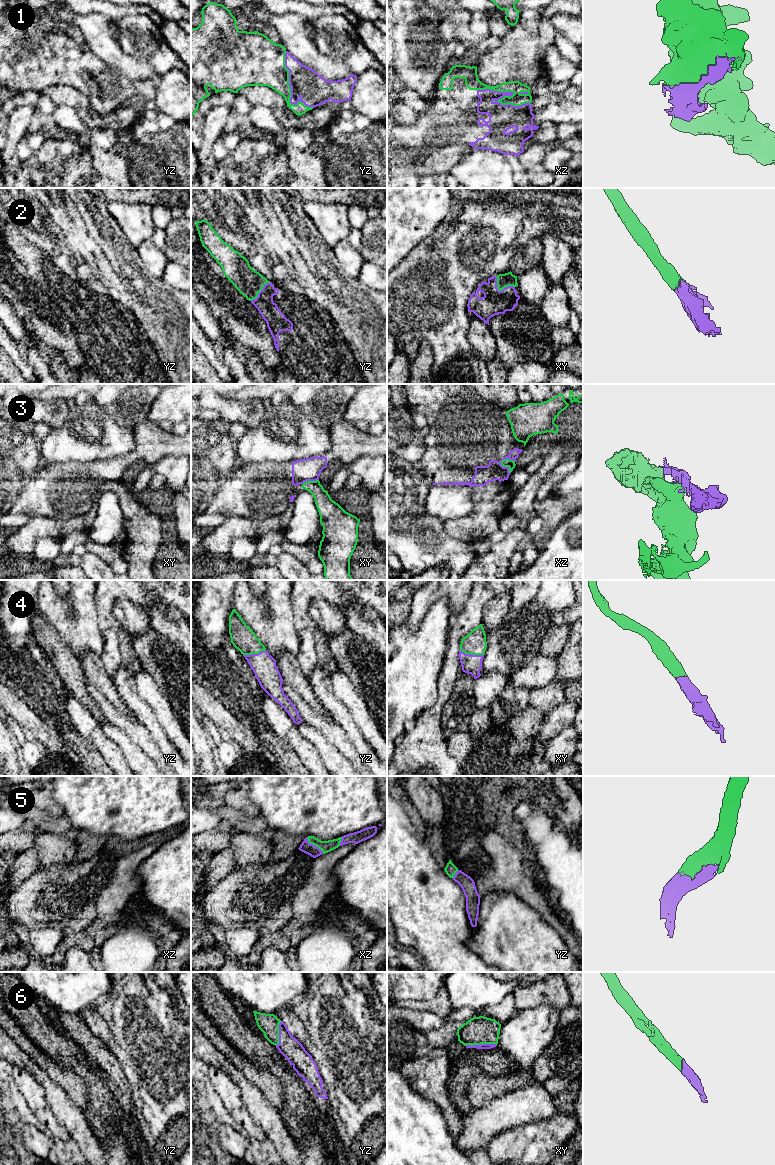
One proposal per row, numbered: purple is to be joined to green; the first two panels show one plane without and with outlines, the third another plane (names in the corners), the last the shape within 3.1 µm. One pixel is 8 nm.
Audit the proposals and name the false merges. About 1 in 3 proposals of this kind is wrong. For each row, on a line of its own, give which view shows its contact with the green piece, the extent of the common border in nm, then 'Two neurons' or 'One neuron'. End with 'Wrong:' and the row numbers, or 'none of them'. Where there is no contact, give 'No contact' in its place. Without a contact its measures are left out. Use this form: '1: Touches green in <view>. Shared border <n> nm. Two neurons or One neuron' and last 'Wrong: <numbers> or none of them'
1: Touches green in xz. Shared border 460 nm. One neuron
2: Touches green in xy. Shared border 180 nm. One neuron
3: Touches green in xz. Shared border 130 nm. Two neurons
4: Touches green in xy. Shared border 200 nm. One neuron
5: Touches green in xz. Shared border 190 nm. One neuron
6: Touches green in xy. Shared border 260 nm. One neuron
Wrong: 3

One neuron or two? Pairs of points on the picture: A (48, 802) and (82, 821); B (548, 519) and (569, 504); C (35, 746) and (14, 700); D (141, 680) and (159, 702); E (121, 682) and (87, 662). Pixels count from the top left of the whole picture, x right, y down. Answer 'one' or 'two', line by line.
A: two
B: one
C: two
D: one
E: two

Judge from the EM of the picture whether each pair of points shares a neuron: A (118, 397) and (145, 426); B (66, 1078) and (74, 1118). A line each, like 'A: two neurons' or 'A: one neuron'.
A: two neurons
B: two neurons

